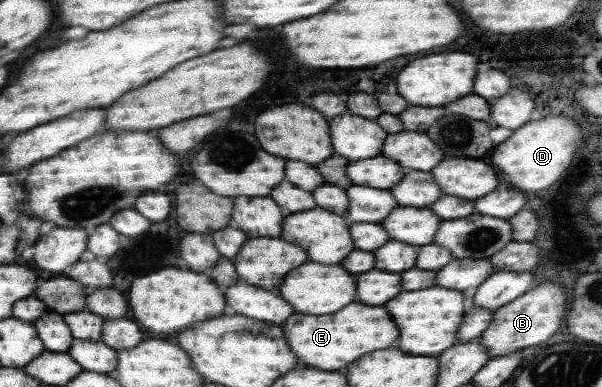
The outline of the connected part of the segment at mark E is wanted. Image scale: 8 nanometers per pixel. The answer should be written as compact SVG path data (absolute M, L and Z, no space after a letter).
M362 303L348 305L348 309L340 309L340 313L324 317L296 313L296 317L292 317L288 325L284 325L284 333L288 333L288 341L292 341L292 349L296 349L296 357L300 357L300 363L328 371L338 371L348 363L360 359L364 353L398 345L398 327L390 319L386 309Z

